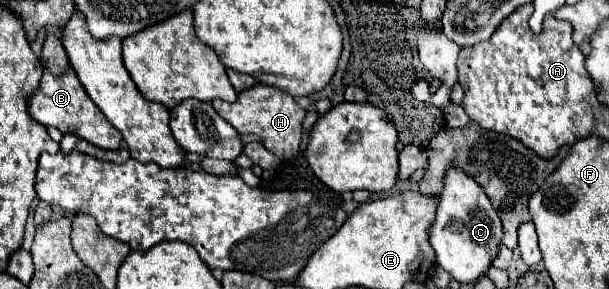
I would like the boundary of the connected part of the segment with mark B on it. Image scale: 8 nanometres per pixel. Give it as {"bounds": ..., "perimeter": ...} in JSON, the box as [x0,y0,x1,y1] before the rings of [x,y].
{"bounds":[29,33,123,149],"perimeter":[[[49,33],[45,39],[41,61],[45,69],[43,85],[39,85],[39,89],[29,99],[29,113],[33,115],[33,119],[45,127],[57,127],[63,133],[75,133],[101,149],[119,149],[123,139],[121,133],[105,119],[105,115],[101,115],[101,109],[85,95],[77,73],[69,67],[69,59],[61,41],[53,33]]]}

